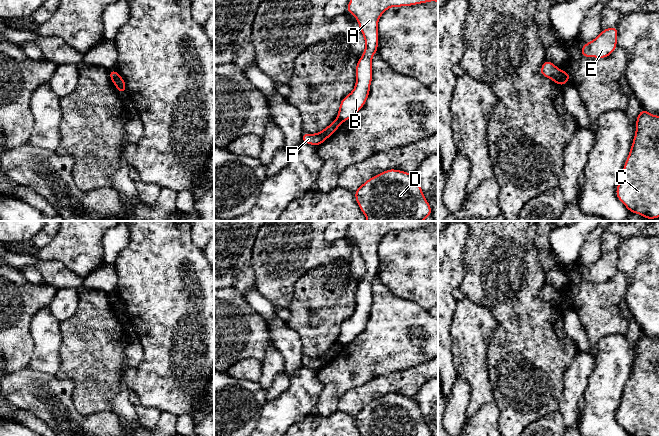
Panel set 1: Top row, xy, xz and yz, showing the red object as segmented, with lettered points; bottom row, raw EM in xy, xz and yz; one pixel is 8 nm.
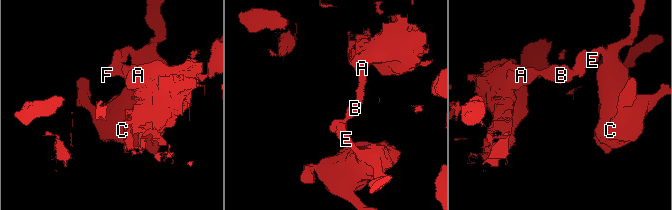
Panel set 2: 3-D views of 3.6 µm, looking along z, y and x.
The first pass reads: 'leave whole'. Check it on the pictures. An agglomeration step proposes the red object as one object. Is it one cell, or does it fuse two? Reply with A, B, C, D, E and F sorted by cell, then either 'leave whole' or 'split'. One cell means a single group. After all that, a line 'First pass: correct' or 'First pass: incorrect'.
A B / C D E F | split
First pass: incorrect

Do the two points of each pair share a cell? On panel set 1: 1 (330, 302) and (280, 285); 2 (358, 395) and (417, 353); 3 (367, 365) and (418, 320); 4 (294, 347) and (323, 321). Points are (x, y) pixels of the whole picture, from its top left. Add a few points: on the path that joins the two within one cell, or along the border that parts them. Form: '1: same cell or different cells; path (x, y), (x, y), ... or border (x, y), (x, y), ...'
1: different cells; border (308, 271), (296, 281), (293, 296), (287, 307)
2: different cells; border (410, 368), (380, 374), (365, 383)
3: same cell; path (380, 352), (405, 327)
4: different cells; border (286, 322), (298, 335), (304, 355)

